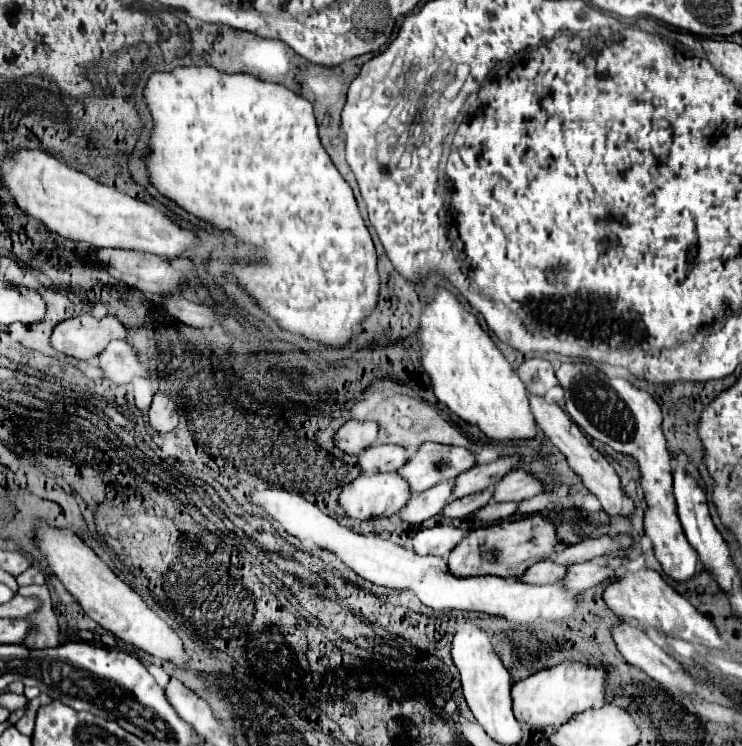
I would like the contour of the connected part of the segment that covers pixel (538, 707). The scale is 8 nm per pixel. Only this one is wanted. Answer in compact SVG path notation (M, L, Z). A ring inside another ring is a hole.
M561 663L551 669L543 669L511 687L513 697L513 713L517 721L527 723L531 727L559 727L567 723L573 715L603 707L603 687L605 687L605 671L595 667L585 667L583 663Z

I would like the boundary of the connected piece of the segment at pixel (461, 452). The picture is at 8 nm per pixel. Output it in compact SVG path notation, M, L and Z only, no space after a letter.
M427 441L415 451L409 463L401 467L399 475L409 483L411 493L421 493L441 481L453 481L475 463L475 455L463 447Z

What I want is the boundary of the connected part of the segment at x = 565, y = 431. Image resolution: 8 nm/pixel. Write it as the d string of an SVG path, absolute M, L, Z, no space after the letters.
M529 397L529 401L531 401L531 413L535 415L535 421L541 427L543 435L567 457L569 467L583 479L585 487L601 501L603 509L611 515L625 515L625 517L631 515L635 509L633 501L627 495L623 495L623 489L621 489L621 483L619 483L615 469L605 467L605 463L609 463L609 461L587 441L587 437L571 421L571 417L561 407L557 407L557 403L547 403L543 397Z

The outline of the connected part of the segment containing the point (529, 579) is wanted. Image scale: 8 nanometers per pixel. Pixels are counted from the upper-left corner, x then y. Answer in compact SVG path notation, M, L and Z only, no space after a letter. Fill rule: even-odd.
M549 559L545 561L539 561L539 563L533 563L533 567L529 567L529 571L525 571L525 575L519 575L517 579L521 579L523 583L529 583L529 585L545 585L545 583L555 583L555 579L563 577L565 575L565 569L563 565L557 565Z

